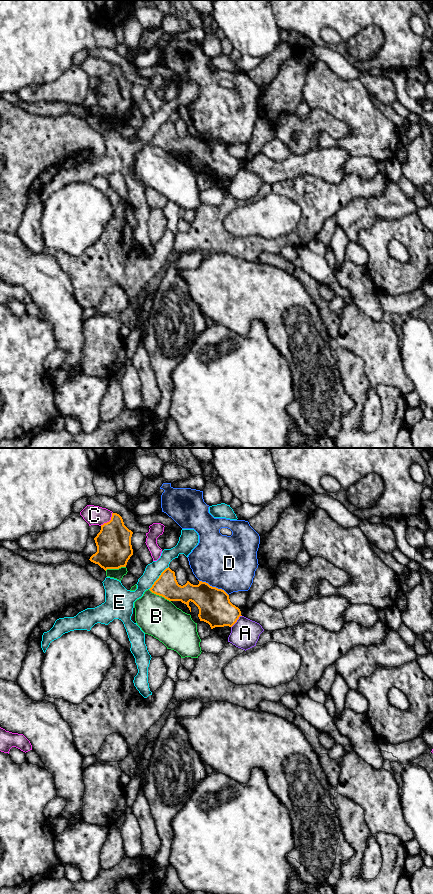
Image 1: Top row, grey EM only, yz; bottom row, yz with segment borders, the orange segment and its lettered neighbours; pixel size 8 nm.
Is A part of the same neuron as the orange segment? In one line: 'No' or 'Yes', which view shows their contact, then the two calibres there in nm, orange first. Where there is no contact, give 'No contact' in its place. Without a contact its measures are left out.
No. Touches orange in yz. Thickness 260 nm (orange) against 220 nm

